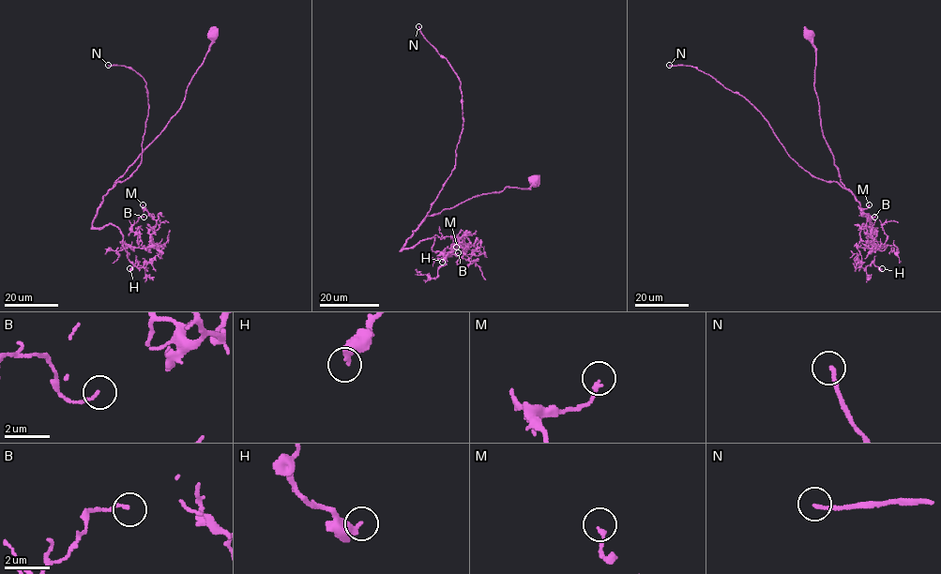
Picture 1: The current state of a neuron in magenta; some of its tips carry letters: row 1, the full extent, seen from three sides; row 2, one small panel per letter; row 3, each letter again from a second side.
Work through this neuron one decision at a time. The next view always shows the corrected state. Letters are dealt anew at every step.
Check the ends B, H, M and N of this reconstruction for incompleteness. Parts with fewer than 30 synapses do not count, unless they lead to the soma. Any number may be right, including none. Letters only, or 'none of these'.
N

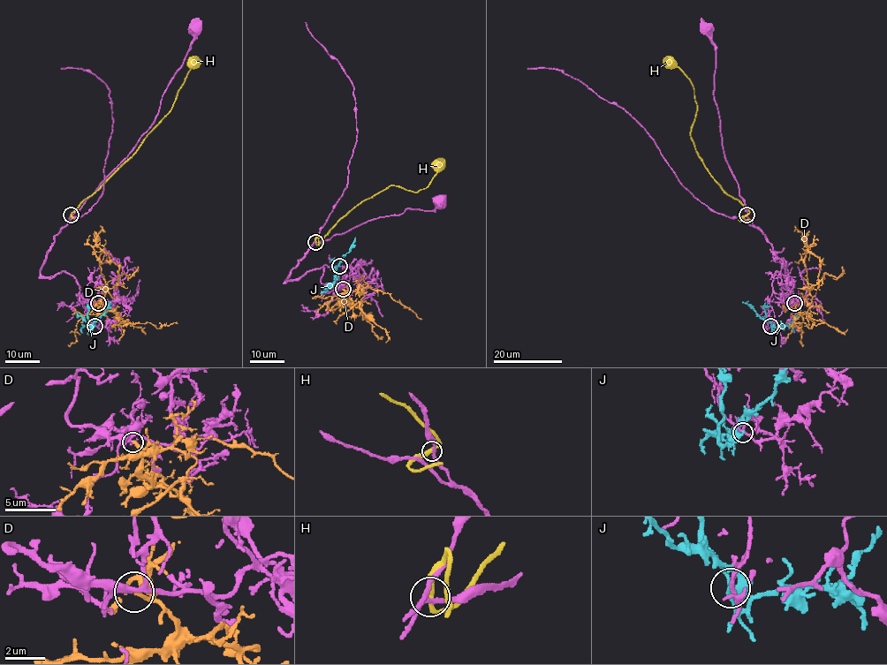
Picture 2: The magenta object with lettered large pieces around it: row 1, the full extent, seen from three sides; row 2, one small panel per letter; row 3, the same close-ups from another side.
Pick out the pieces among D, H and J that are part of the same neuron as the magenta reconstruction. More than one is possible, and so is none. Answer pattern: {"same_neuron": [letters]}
{"same_neuron": ["D"]}

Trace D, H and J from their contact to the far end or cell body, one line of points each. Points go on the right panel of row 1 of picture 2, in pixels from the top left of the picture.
D: (794, 302), (799, 313), (793, 326), (794, 323), (804, 322), (809, 328), (824, 323)
H: (746, 215), (749, 211), (722, 188), (695, 151), (690, 135), (696, 112), (693, 86), (671, 60), (663, 59)
J: (770, 326), (772, 324), (742, 301)

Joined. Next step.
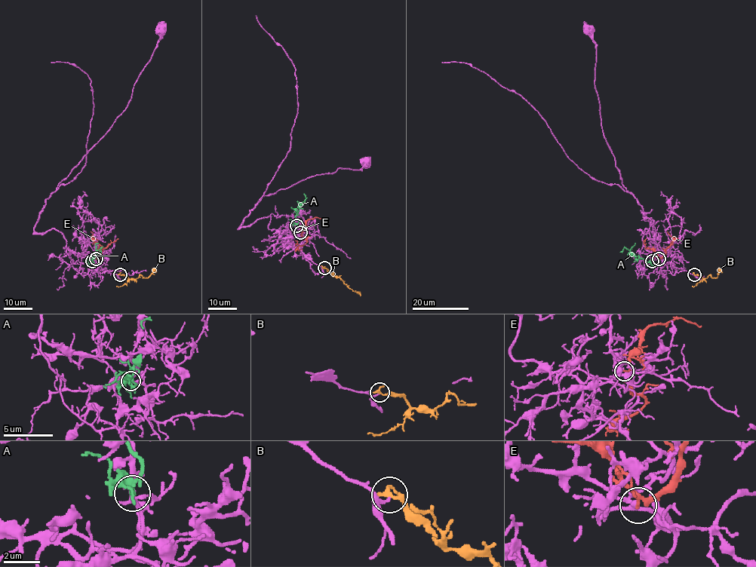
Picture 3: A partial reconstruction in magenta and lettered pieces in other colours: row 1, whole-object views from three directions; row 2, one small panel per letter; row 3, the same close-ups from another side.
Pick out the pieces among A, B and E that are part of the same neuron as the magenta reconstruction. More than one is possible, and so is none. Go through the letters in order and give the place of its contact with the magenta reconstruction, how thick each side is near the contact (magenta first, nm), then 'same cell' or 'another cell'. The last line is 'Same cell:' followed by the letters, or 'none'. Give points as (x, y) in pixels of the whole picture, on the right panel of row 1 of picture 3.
A: meets magenta at (652, 261); 220 nm thick on the magenta side, 280 nm on the other; same cell
B: meets magenta at (694, 274); 130 nm thick on the magenta side, 280 nm on the other; another cell
E: meets magenta at (659, 258); 170 nm thick on the magenta side, 160 nm on the other; another cell
Same cell: A

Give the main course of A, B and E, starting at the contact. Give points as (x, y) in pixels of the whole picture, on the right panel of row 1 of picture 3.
A: (653, 261), (647, 262), (625, 247), (620, 252)
B: (694, 274), (705, 279), (708, 275), (717, 277), (720, 270), (722, 272)
E: (659, 258), (672, 243), (673, 238), (667, 231)

